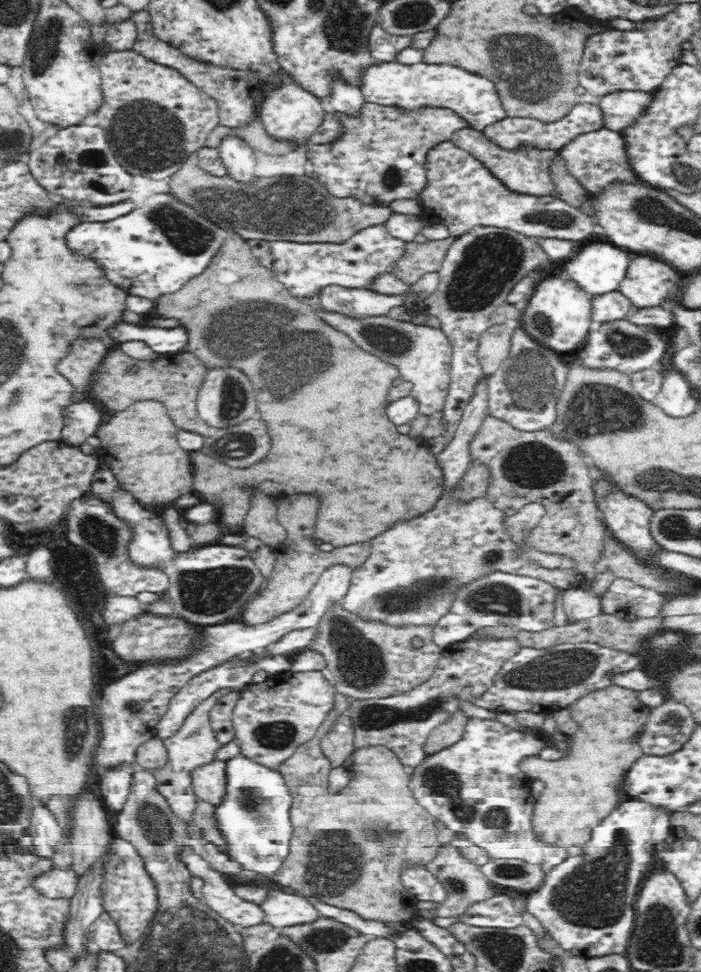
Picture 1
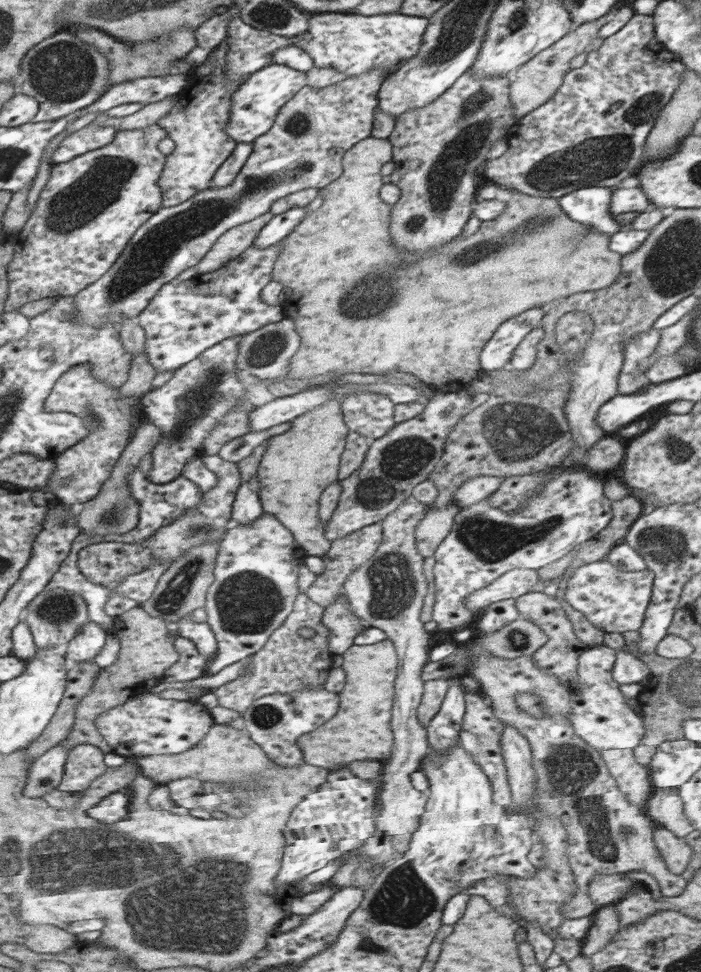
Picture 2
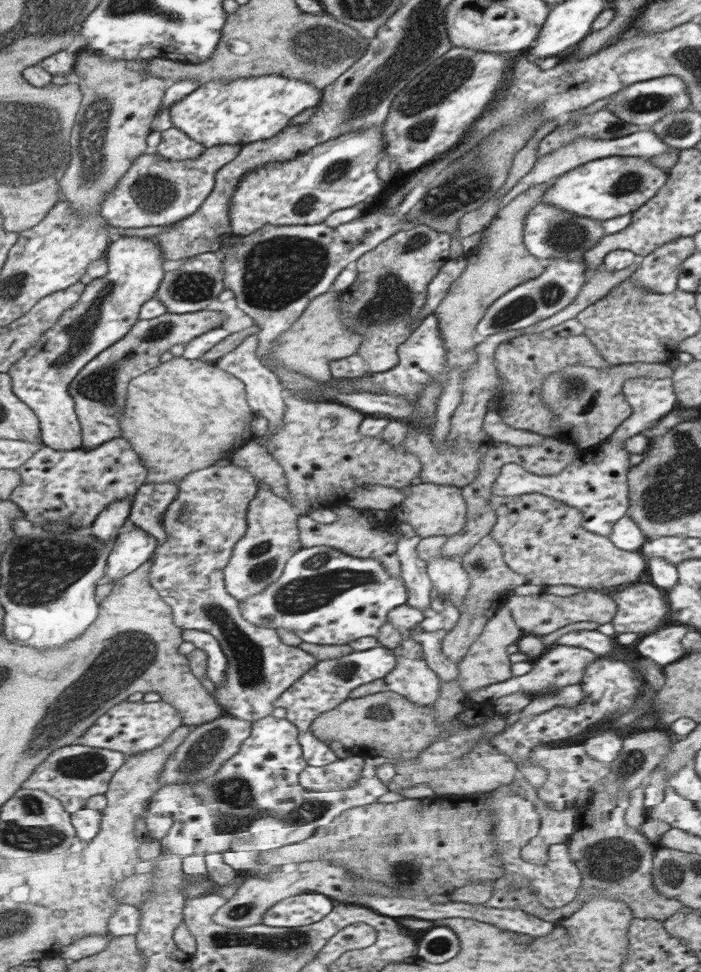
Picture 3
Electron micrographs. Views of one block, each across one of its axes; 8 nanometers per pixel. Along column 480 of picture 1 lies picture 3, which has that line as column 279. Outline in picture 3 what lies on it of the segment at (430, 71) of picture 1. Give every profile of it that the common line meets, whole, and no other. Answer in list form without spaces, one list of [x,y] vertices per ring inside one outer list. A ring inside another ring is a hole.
[[[253,76],[239,80],[215,80],[203,84],[185,100],[175,102],[171,108],[171,122],[181,132],[187,132],[195,142],[215,148],[223,144],[255,144],[279,136],[299,114],[319,108],[323,90],[311,82],[285,78],[285,76]]]

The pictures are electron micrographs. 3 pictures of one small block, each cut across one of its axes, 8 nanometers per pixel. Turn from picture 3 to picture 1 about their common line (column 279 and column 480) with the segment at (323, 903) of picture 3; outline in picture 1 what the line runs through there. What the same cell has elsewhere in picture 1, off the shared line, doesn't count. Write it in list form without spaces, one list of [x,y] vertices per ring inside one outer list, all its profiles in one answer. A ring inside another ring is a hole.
[[[496,896],[492,900],[486,900],[482,904],[472,904],[470,912],[466,916],[454,920],[454,918],[436,918],[434,924],[440,928],[450,928],[452,924],[468,924],[472,928],[498,928],[498,930],[514,930],[526,926],[524,914],[520,910],[520,902],[510,896]]]

